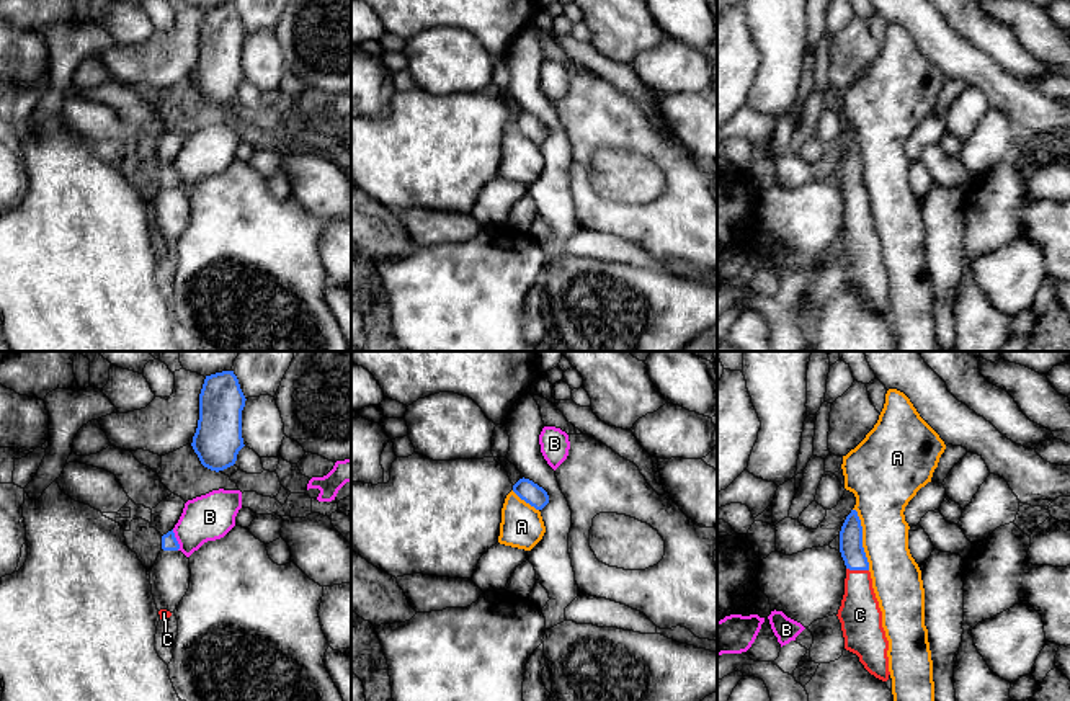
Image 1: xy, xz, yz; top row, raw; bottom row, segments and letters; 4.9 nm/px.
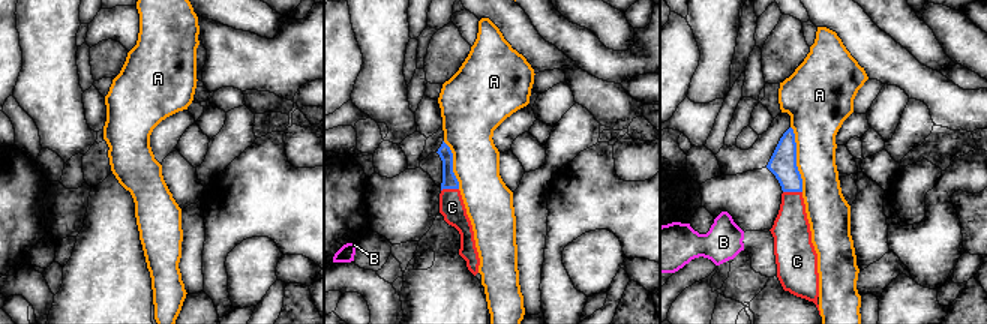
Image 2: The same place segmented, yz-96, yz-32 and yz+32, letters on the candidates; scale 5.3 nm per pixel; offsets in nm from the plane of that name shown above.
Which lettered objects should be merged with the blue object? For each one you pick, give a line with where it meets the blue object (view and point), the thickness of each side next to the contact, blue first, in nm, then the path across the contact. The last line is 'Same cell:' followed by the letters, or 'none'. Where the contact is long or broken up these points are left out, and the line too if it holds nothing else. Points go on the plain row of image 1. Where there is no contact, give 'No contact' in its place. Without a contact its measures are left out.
C: Touches blue at yz (858, 203). Thickness 120 nm (blue) against 200 nm. Path across: yz (851, 183), (858, 203), (860, 249)
Same cell: C

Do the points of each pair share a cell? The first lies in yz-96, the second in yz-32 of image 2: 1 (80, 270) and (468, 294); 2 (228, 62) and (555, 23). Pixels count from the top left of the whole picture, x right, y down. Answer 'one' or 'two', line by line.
1: one
2: one

